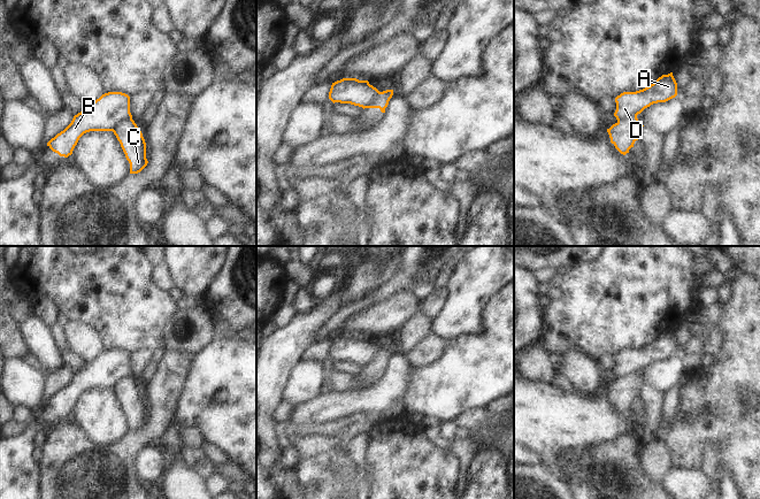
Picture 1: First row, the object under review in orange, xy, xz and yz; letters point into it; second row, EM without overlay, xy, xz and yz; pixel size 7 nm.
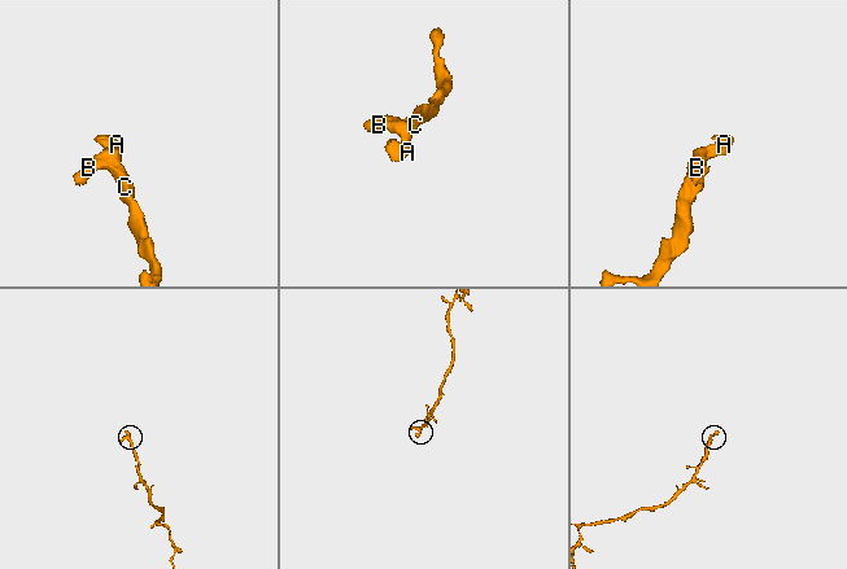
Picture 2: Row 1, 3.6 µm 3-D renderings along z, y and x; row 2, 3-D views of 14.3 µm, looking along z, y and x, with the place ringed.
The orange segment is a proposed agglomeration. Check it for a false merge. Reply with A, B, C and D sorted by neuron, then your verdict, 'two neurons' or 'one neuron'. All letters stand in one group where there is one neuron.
A B D / C; two neurons

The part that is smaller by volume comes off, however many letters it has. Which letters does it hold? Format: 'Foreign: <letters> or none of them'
Foreign: A, B, D

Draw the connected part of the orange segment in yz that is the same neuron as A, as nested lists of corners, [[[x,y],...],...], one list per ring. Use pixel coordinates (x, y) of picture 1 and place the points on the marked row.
[[[673,72],[662,75],[650,86],[636,91],[623,92],[615,98],[617,122],[631,122],[645,108],[653,103],[666,102],[677,95],[677,83]]]

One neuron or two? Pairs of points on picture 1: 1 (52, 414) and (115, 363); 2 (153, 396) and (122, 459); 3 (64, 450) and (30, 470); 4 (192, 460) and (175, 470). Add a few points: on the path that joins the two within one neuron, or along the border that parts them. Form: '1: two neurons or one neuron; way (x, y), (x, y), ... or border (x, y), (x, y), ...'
1: one neuron; way (67, 398), (87, 377), (99, 373)
2: one neuron; way (154, 412), (154, 424), (136, 443)
3: two neurons; border (38, 461), (40, 486)
4: two neurons; border (178, 455), (205, 480)

